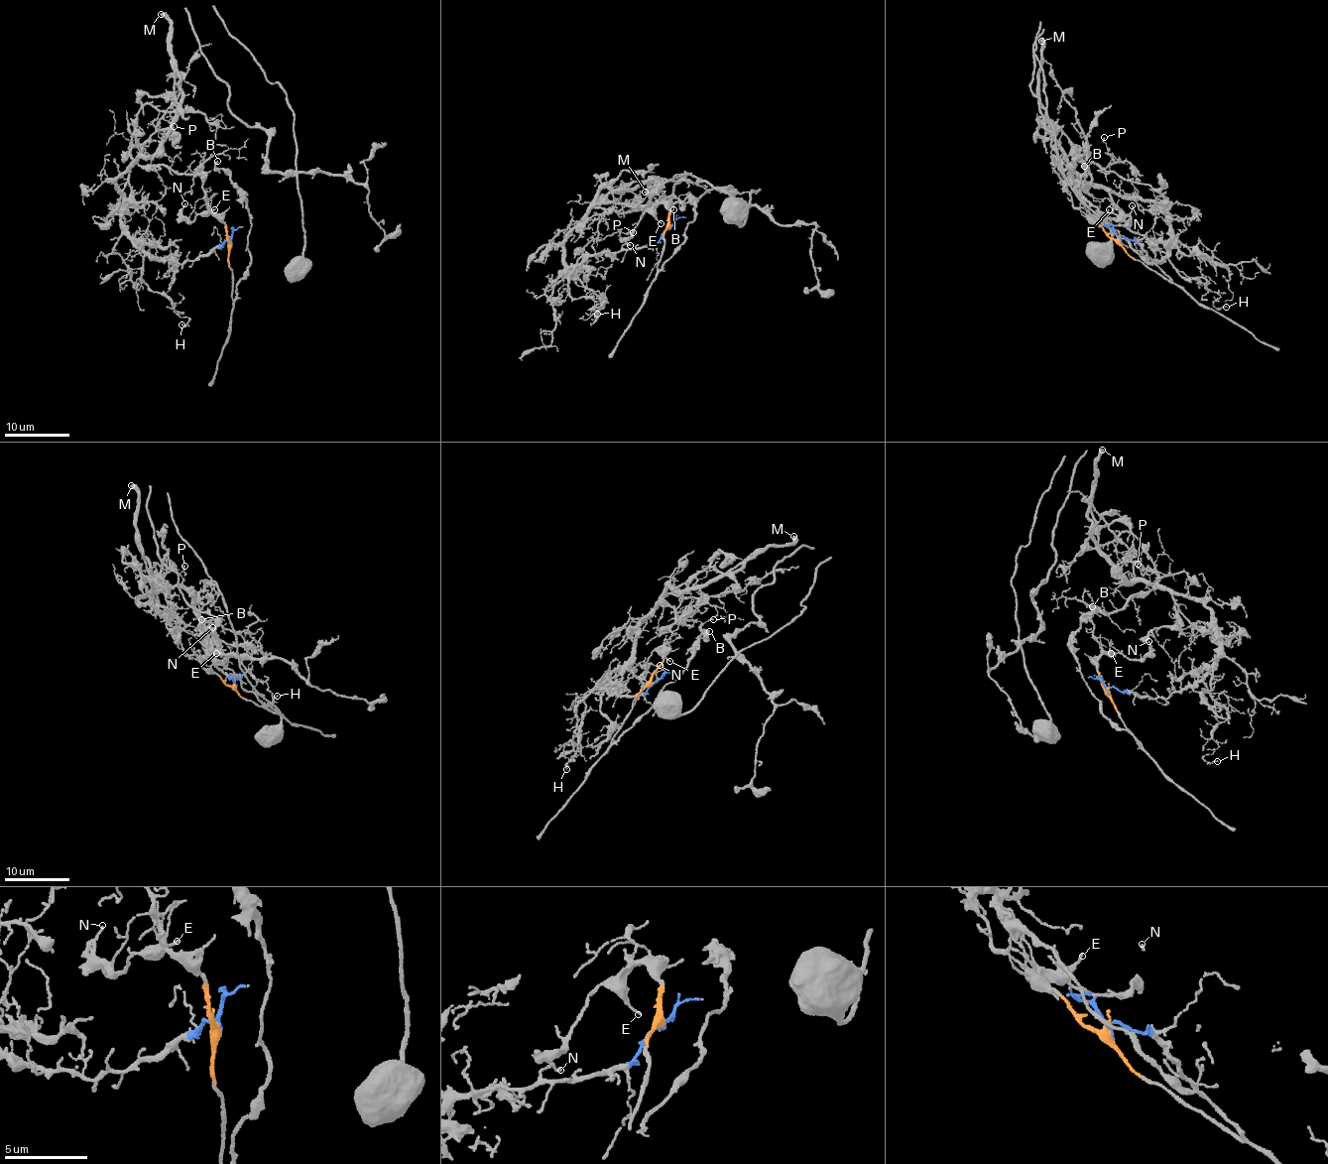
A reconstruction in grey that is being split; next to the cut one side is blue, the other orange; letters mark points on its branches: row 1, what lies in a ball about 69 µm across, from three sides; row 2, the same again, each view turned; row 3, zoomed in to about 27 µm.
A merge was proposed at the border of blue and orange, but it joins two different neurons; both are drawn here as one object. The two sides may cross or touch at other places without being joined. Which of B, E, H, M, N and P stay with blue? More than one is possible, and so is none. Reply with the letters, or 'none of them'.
H, M, P

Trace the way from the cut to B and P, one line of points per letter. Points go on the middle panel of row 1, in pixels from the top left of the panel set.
B: (670, 227), (662, 264), (684, 241), (696, 202), (689, 197), (673, 208)
P: (670, 227), (562, 274), (564, 237), (588, 207), (604, 210), (605, 237), (633, 231)

